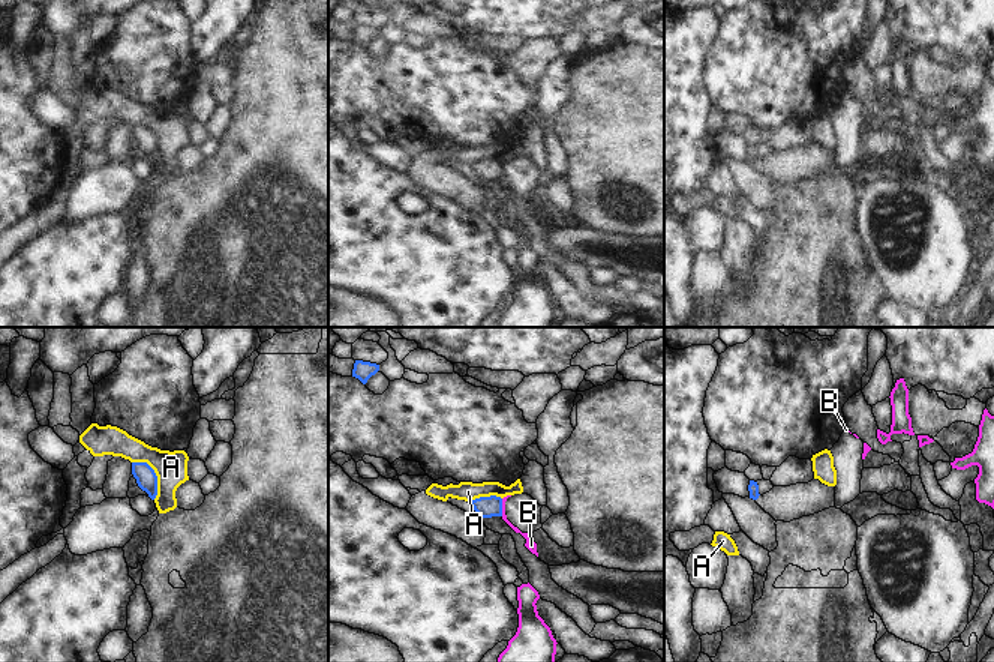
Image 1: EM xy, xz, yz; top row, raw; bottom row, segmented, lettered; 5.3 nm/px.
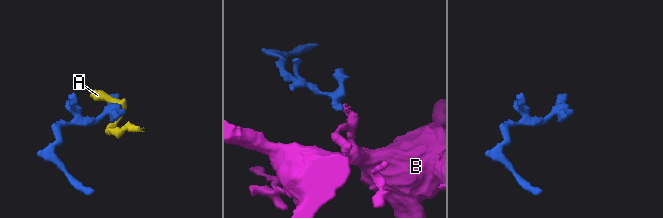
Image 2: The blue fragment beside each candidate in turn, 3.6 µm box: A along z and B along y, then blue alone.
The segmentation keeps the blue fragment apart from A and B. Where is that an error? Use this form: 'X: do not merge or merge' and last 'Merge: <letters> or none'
A: do not merge
B: do not merge
Merge: none

